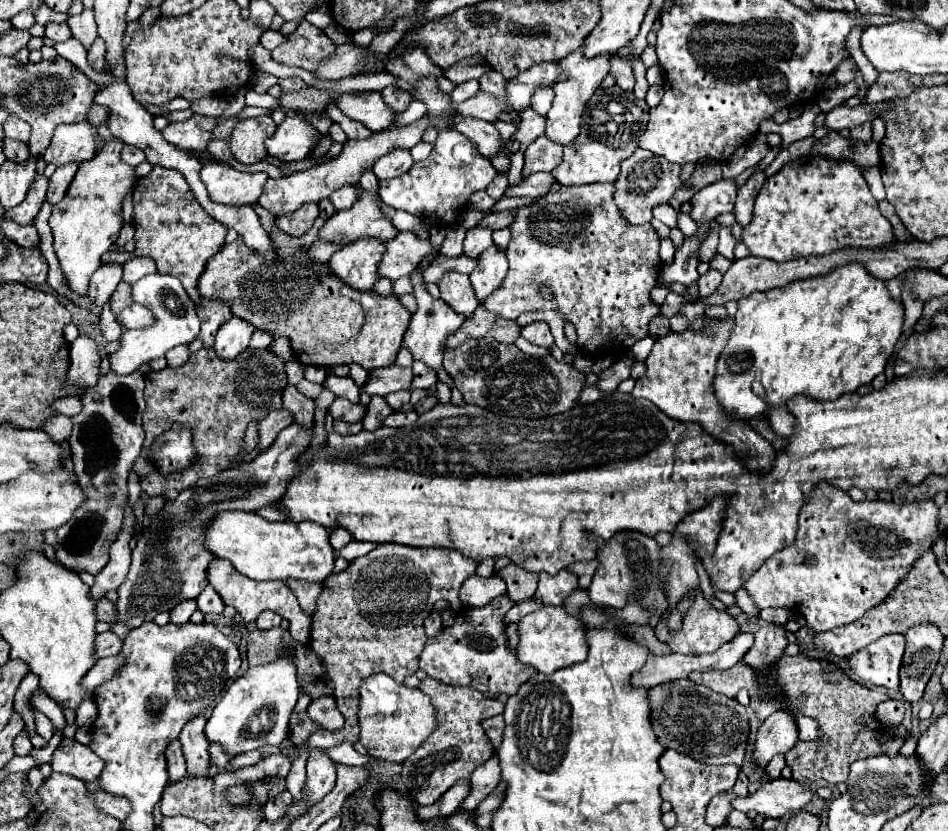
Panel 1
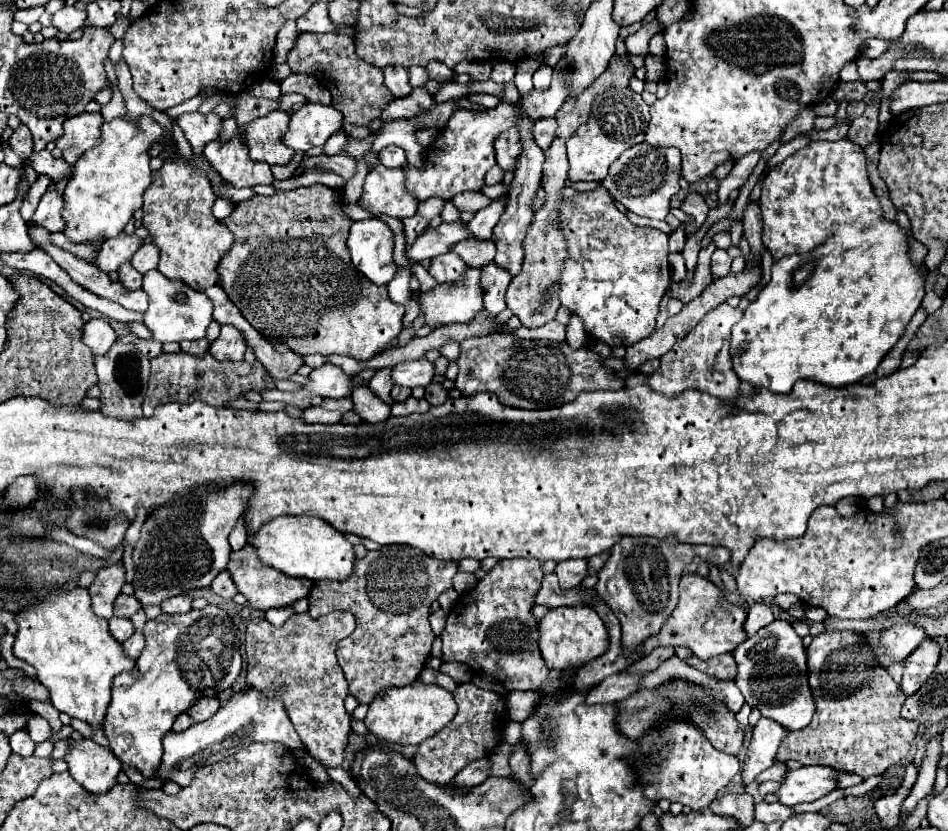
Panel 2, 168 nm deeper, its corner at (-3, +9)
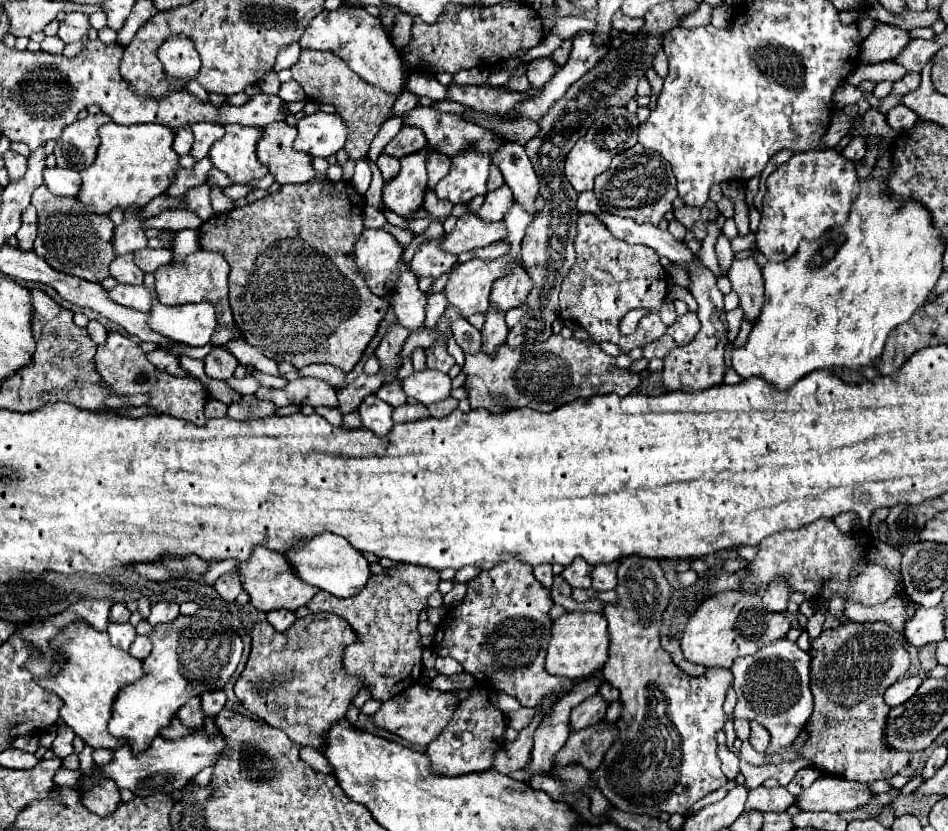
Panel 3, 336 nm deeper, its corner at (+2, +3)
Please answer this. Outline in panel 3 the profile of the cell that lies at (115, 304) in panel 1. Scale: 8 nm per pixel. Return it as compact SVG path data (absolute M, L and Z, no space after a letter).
M133 254L117 256L111 262L111 276L119 284L143 284L143 272L141 272L139 266L135 266Z

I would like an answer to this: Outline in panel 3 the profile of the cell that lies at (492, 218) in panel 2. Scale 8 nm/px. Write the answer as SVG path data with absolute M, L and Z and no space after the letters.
M503 184L495 192L485 194L485 202L483 202L481 210L477 212L477 216L483 218L485 222L503 220L503 216L507 214L507 208L511 208L511 200L513 200L513 192L511 192L511 188L507 188Z

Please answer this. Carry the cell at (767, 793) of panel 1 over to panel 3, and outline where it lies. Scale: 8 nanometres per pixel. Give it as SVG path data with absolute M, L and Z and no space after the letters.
M837 776L817 778L797 800L801 810L809 812L855 812L865 806L875 792L867 784L849 782Z

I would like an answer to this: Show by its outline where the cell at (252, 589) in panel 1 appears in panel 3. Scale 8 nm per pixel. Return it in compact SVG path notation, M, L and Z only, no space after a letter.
M263 546L253 550L251 560L239 564L239 572L241 572L243 590L251 596L251 604L263 612L271 612L271 610L279 610L279 608L297 610L297 608L305 606L319 592L319 588L309 586L295 576L295 570L289 566L289 562L285 560L283 554L263 548Z

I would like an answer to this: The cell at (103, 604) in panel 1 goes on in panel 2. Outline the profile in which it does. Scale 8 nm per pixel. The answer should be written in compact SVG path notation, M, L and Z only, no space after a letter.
M120 594L114 602L114 616L120 616L120 618L130 618L132 614L136 614L140 608L140 602L134 598L134 596L126 596L126 594Z

